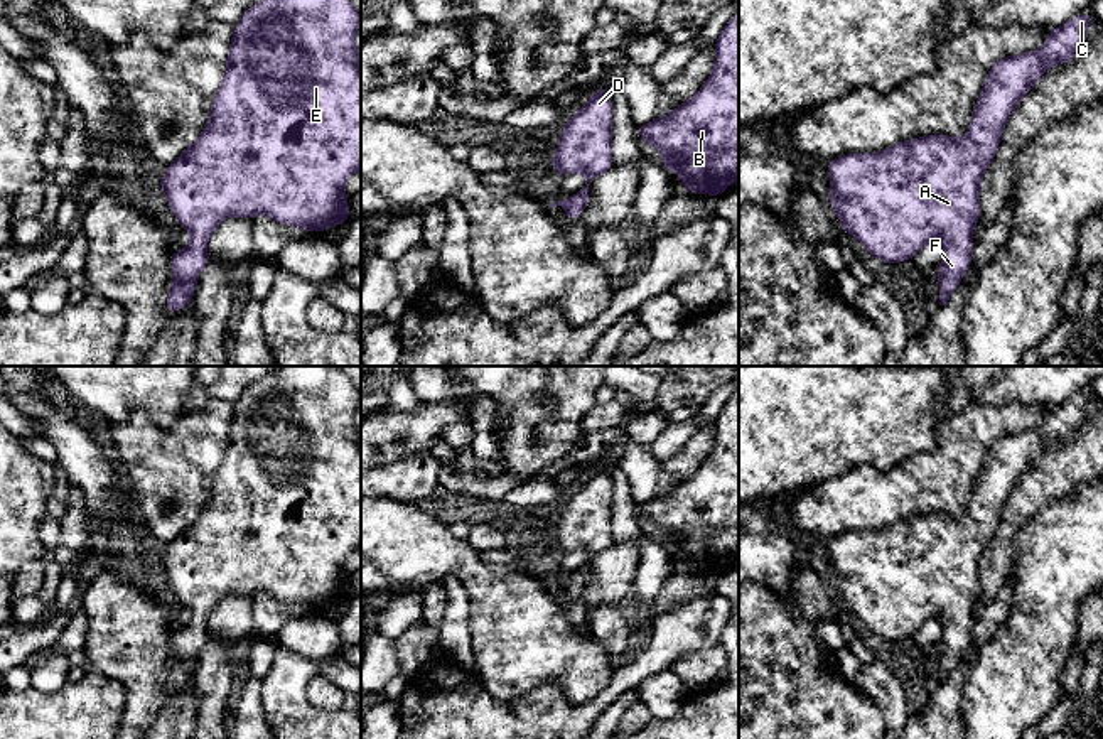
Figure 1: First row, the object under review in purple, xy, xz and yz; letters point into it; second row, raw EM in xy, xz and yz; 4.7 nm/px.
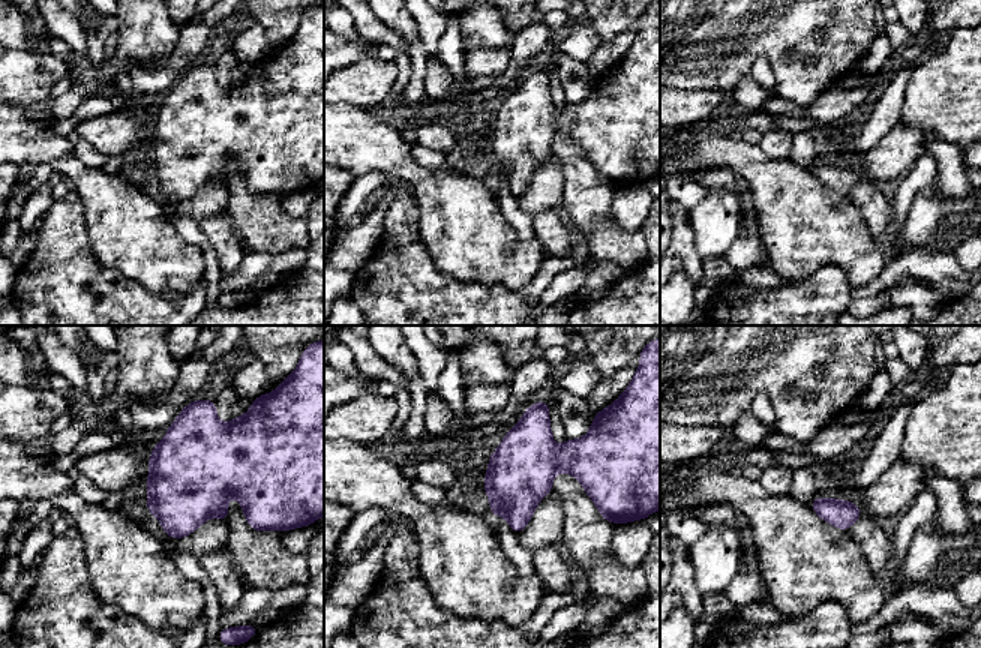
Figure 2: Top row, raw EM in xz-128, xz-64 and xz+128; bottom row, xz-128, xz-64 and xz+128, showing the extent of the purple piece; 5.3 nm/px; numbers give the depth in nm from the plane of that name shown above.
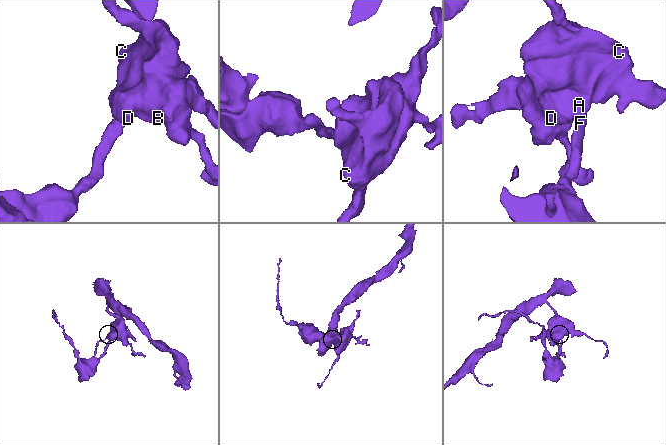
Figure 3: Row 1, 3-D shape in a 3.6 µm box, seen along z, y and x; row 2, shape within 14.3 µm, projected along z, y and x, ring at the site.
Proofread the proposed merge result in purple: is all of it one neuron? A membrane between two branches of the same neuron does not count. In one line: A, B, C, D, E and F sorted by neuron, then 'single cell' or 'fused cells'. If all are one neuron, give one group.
groups A B C D E F; single cell

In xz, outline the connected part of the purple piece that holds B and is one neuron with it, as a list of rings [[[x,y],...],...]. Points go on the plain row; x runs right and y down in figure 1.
[[[739,388],[732,393],[715,420],[713,449],[707,461],[686,479],[678,483],[664,496],[636,506],[643,520],[658,526],[664,535],[661,547],[673,547],[681,562],[693,572],[725,572],[725,565],[739,558]]]

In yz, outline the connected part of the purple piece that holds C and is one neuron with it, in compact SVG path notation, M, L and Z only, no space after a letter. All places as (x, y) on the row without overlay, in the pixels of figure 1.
M1078 391L1063 405L1049 407L1039 429L998 437L985 456L963 516L938 511L909 516L875 531L847 531L828 538L828 580L842 607L887 641L911 638L924 623L941 621L944 629L936 653L939 683L946 682L971 643L971 611L982 589L980 560L997 531L1009 494L1046 447L1066 442L1079 430L1095 398L1093 391Z

